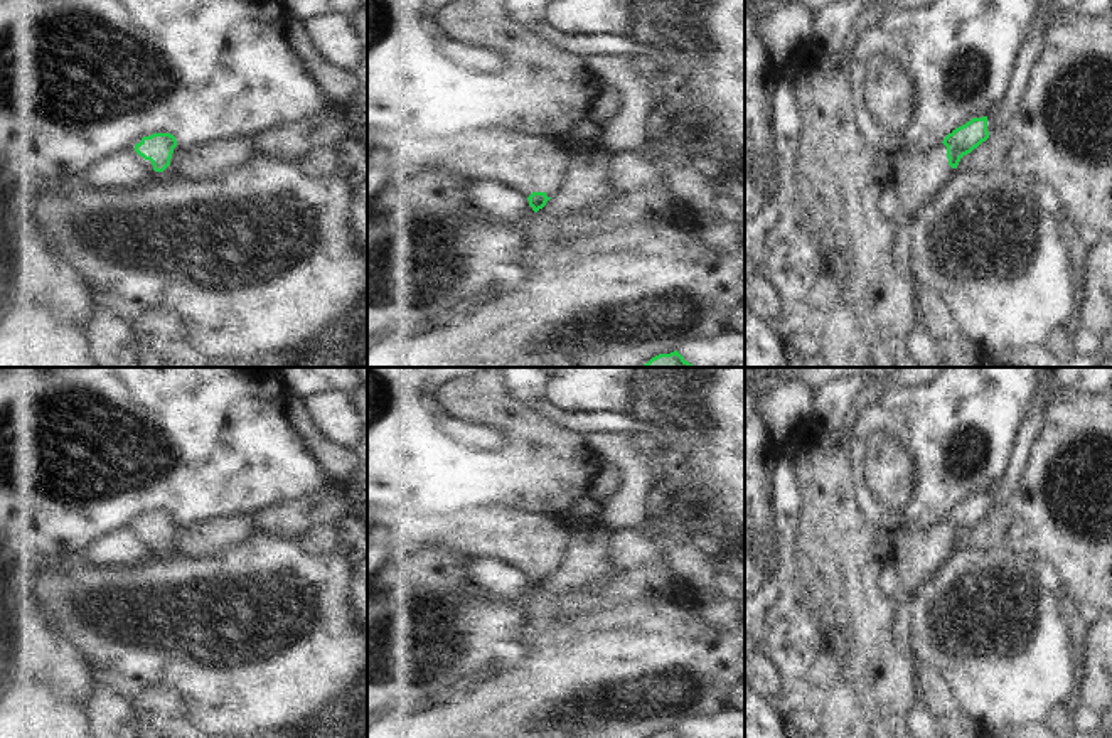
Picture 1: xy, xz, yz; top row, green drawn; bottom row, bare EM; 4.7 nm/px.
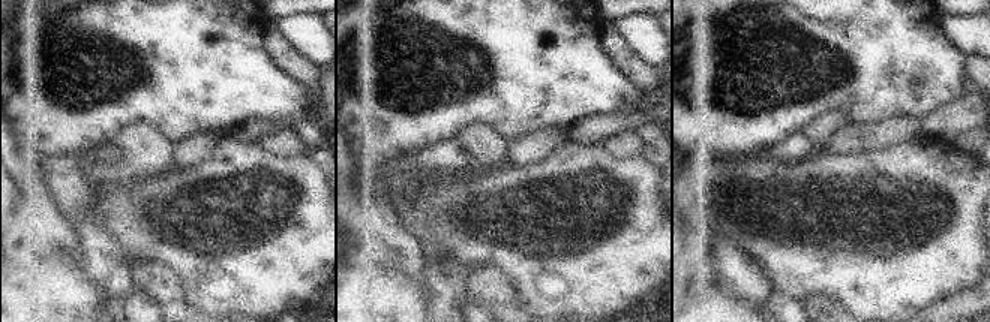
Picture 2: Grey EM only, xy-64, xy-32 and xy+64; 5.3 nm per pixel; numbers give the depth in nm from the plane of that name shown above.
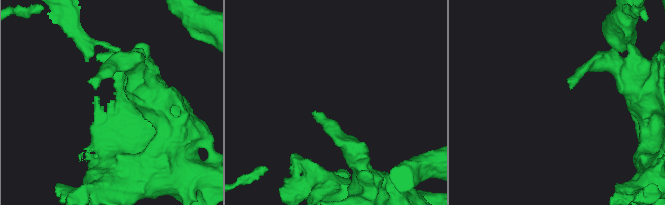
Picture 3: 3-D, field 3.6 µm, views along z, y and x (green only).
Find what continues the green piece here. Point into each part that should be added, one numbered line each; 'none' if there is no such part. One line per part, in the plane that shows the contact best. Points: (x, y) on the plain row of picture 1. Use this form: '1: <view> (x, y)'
1: xy (172, 548)

